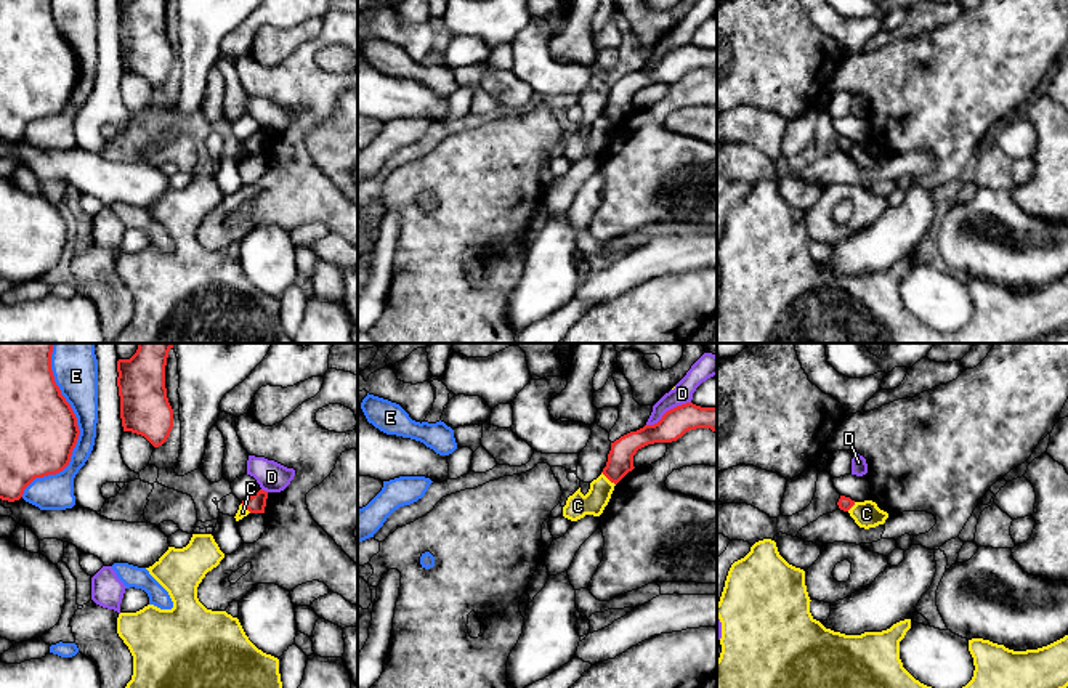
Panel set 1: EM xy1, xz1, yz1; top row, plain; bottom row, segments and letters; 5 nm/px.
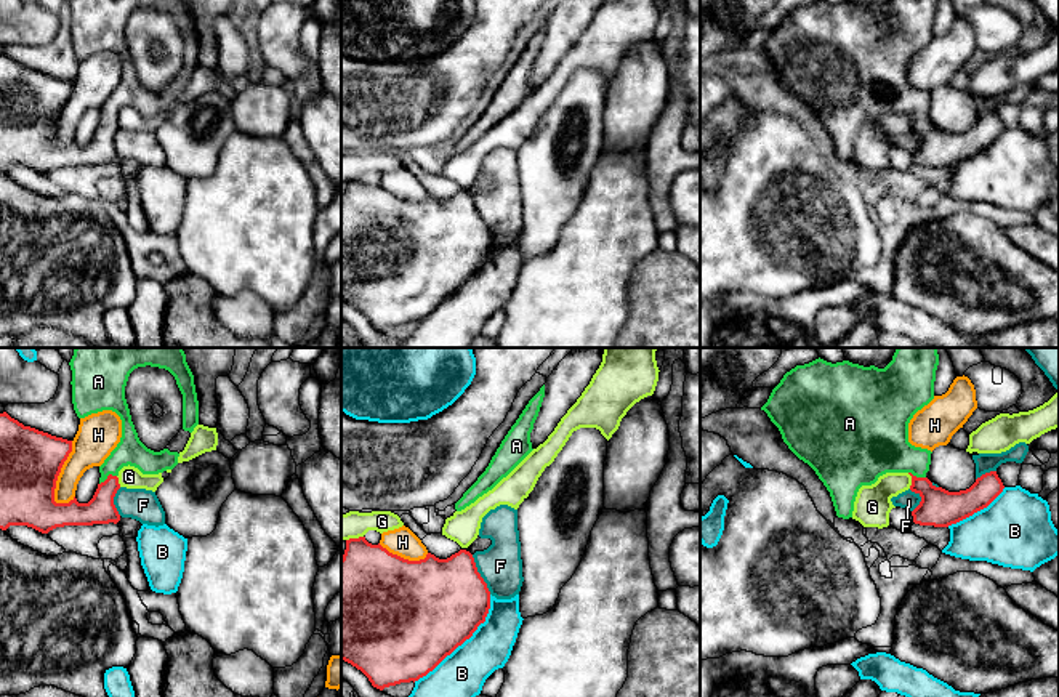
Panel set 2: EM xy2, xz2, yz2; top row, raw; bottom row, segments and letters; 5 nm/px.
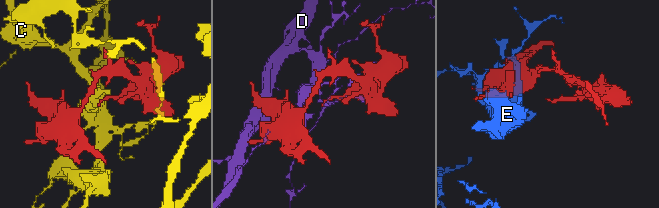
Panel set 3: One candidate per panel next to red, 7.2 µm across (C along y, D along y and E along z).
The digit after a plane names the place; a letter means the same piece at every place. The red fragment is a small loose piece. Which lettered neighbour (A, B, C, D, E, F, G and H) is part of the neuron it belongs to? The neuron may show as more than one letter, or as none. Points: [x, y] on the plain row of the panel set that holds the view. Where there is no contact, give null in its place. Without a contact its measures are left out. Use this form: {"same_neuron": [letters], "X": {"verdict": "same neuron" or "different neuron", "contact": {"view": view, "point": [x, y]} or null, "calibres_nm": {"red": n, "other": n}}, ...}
{"same_neuron": ["A"], "A": {"verdict": "same neuron", "contact": {"view": "xy2", "point": [108, 117]}, "calibres_nm": {"red": 140, "other": 140}}, "B": {"verdict": "different neuron", "contact": {"view": "xz2", "point": [462, 284]}, "calibres_nm": {"red": 500, "other": 240}}, "C": {"verdict": "different neuron", "contact": {"view": "xz1", "point": [608, 119]}, "calibres_nm": {"red": 130, "other": 120}}, "D": {"verdict": "different neuron", "contact": {"view": "xz1", "point": [667, 52]}, "calibres_nm": {"red": 140, "other": 100}}, "E": {"verdict": "different neuron", "contact": {"view": "xy1", "point": [77, 77]}, "calibres_nm": {"red": 380, "other": 180}}, "F": {"verdict": "different neuron", "contact": {"view": "xz2", "point": [479, 215]}, "calibres_nm": {"red": 440, "other": 220}}, "G": {"verdict": "different neuron", "contact": {"view": "yz2", "point": [912, 122]}, "calibres_nm": {"red": 190, "other": 190}}, "H": {"verdict": "different neuron", "contact": {"view": "xy2", "point": [60, 112]}, "calibres_nm": {"red": 320, "other": 200}}}

